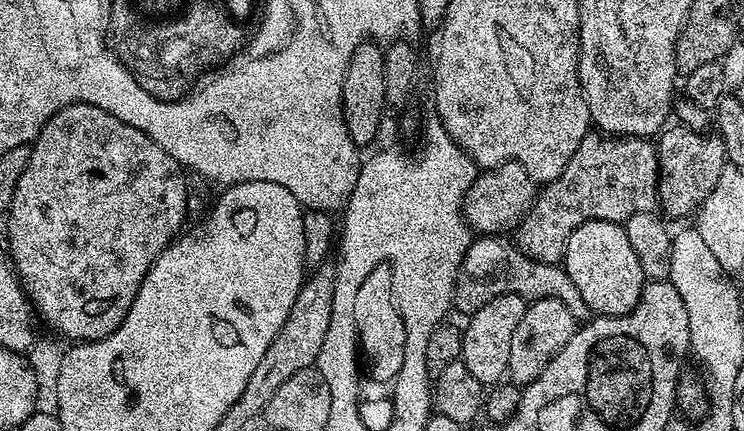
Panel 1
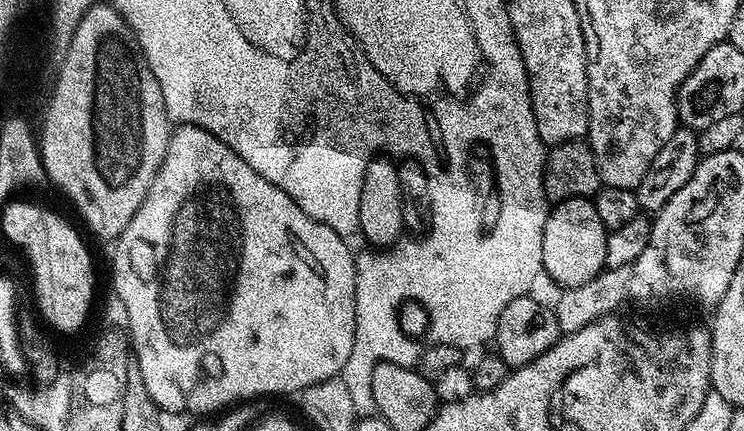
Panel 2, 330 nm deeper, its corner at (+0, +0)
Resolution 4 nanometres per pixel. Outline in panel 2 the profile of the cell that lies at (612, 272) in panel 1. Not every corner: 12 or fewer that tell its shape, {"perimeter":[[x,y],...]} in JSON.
{"perimeter":[[591,199],[559,201],[542,234],[561,289],[606,267],[609,229]]}

